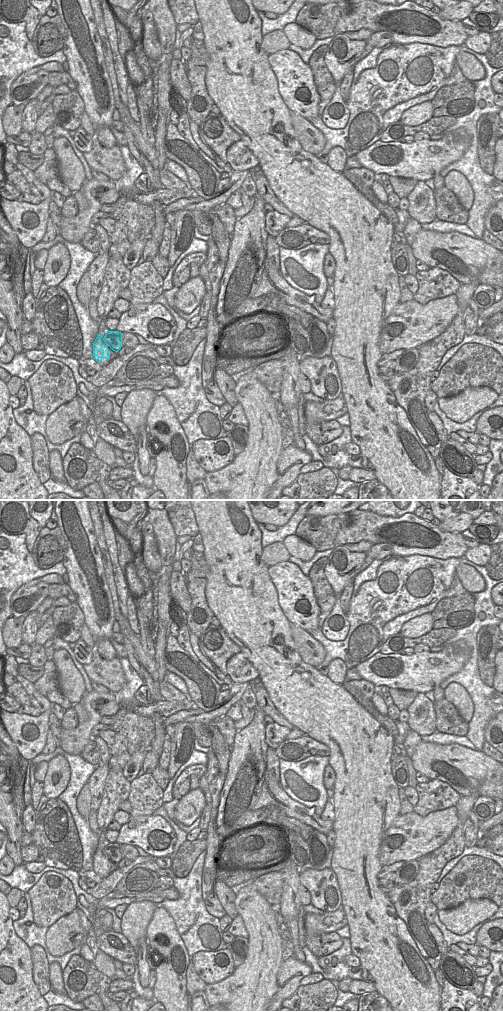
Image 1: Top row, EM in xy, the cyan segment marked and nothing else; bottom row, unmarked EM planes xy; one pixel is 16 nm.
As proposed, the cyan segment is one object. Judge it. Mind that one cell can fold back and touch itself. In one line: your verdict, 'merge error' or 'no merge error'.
merge error

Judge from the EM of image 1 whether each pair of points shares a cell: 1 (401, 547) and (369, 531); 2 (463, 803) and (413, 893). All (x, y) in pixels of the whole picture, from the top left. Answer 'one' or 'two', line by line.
1: one
2: one

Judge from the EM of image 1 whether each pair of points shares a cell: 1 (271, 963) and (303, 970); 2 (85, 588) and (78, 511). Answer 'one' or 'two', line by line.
1: two
2: one

